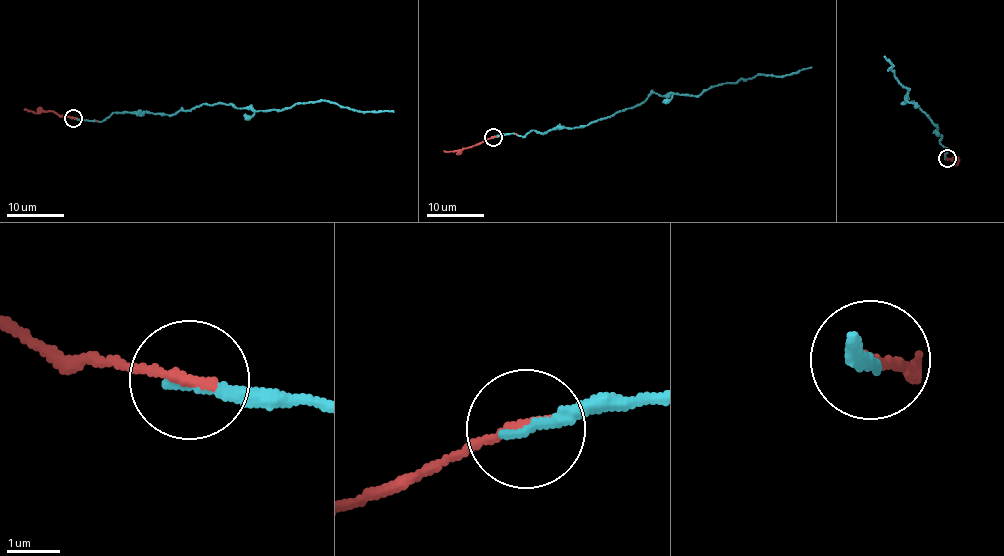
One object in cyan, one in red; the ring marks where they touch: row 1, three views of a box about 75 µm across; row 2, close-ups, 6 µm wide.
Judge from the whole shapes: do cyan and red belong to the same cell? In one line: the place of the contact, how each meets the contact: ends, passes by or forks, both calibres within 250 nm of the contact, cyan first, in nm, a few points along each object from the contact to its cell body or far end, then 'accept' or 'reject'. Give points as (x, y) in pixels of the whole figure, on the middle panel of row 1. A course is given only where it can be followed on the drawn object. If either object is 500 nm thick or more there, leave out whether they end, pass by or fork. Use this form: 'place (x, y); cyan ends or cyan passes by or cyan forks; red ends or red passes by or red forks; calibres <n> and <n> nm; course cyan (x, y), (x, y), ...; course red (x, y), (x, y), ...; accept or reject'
place (493, 137); cyan ends; red ends; calibres 220 and 220 nm; course cyan (494, 137), (584, 127), (641, 104), (651, 93), (700, 95), (718, 84), (812, 67); course red (494, 137), (466, 148), (443, 150); accept

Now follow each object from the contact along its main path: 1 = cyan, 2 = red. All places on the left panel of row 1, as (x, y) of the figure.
1: (74, 117), (102, 121), (113, 113), (164, 114), (204, 104), (281, 110), (322, 101), (368, 112), (394, 111)
2: (74, 117), (23, 108)

